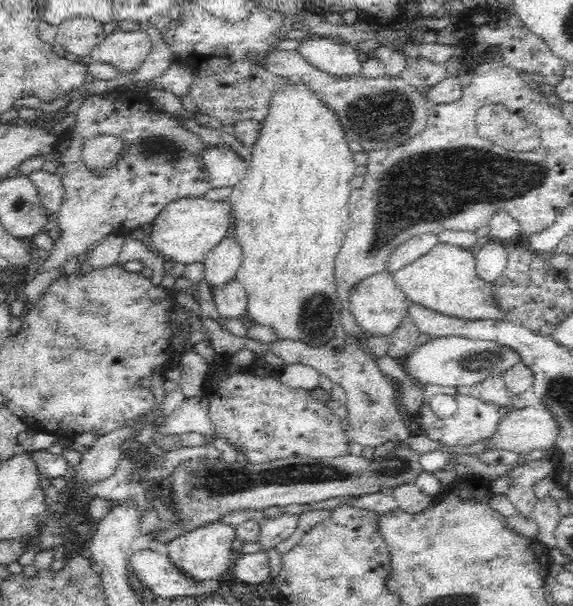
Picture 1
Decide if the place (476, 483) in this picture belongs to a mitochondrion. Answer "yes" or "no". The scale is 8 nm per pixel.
no

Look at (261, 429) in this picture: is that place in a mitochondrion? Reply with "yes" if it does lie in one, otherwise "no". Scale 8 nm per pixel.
no

